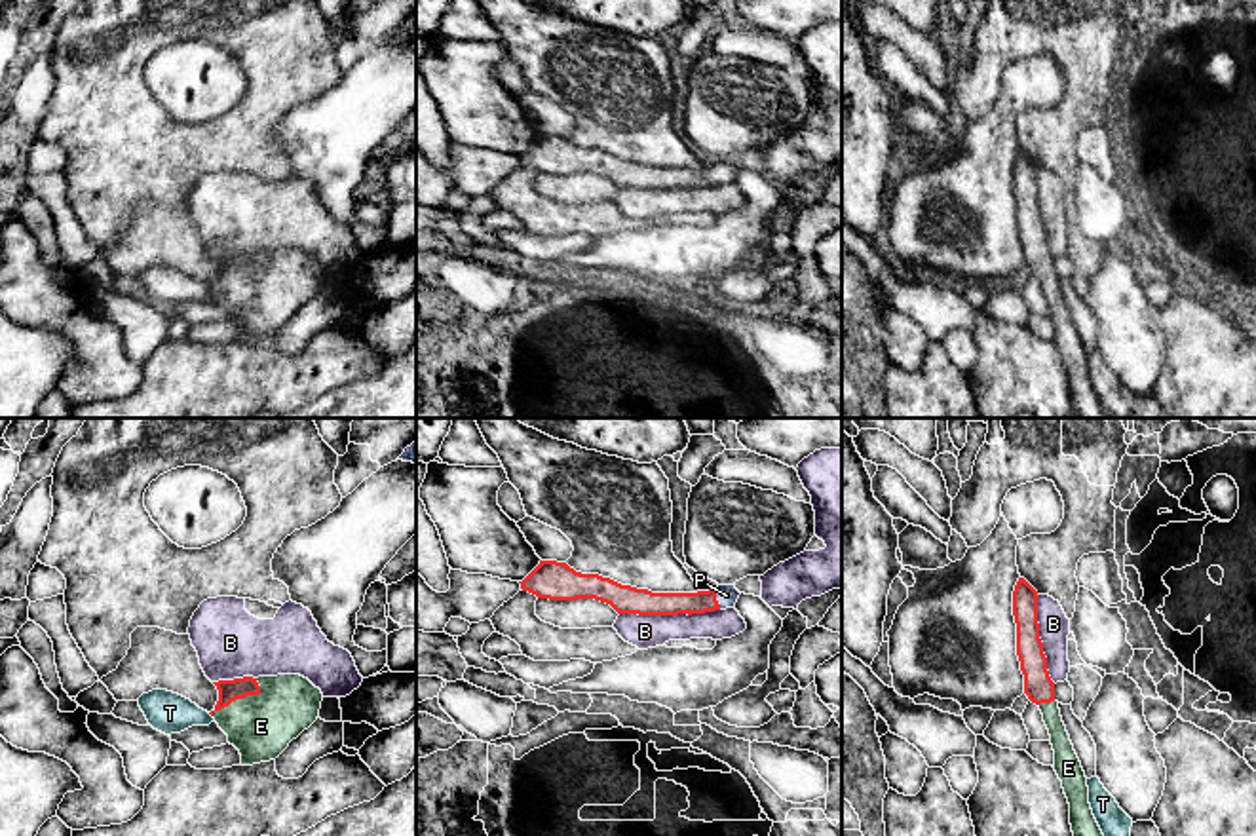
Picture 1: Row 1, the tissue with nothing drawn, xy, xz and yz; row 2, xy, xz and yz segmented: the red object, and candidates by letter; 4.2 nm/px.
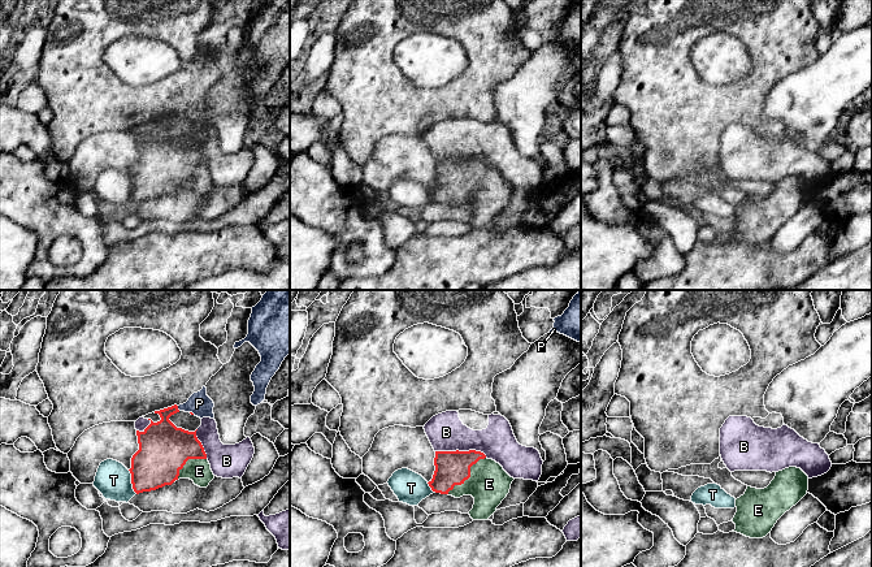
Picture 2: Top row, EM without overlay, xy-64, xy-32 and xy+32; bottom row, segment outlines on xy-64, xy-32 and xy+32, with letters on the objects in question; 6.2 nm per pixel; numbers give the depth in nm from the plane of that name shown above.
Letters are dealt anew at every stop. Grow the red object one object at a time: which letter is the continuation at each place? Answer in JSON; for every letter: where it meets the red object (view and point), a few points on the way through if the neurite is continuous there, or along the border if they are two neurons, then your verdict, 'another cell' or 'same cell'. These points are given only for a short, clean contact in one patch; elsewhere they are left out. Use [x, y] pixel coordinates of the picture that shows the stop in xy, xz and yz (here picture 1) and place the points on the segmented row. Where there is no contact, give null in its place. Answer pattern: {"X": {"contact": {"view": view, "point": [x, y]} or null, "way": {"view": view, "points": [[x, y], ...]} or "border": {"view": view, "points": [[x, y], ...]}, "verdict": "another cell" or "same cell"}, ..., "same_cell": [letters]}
{"B": {"contact": {"view": "xz", "point": [669, 614]}, "verdict": "another cell"}, "E": {"contact": {"view": "xy", "point": [242, 698]}, "way": {"view": "xy", "points": [[228, 690], [242, 698], [261, 719], [261, 726]]}, "verdict": "same cell"}, "P": {"contact": {"view": "xz", "point": [715, 599]}, "way": {"view": "xz", "points": [[704, 601], [715, 599], [726, 595]]}, "verdict": "same cell"}, "T": {"contact": null, "verdict": "another cell"}, "same_cell": ["E", "P"]}

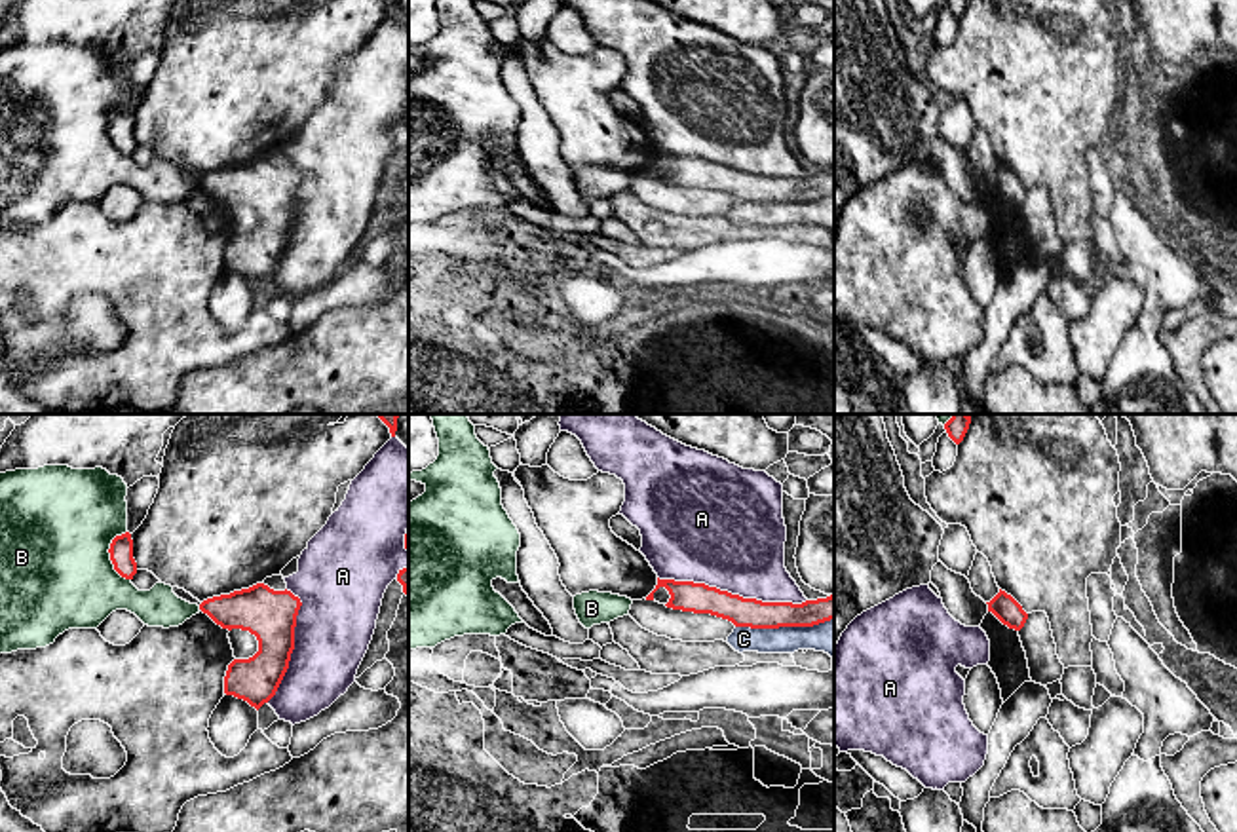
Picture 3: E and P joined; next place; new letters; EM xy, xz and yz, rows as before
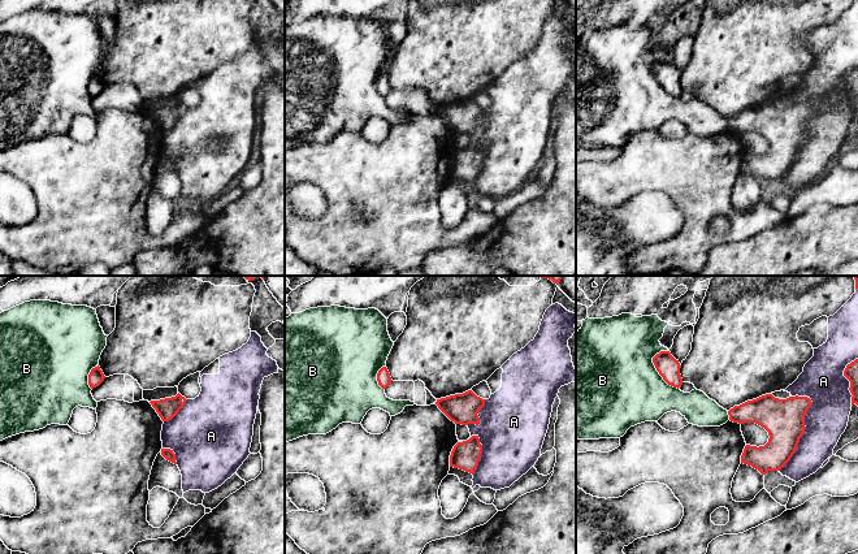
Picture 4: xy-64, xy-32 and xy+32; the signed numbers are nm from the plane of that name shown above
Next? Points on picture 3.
{"A": {"contact": {"view": "xz", "point": [730, 593]}, "verdict": "another cell"}, "B": {"contact": {"view": "xy", "point": [111, 555]}, "verdict": "another cell"}, "C": {"contact": {"view": "xz", "point": [783, 625]}, "verdict": "another cell"}, "same_cell": []}

